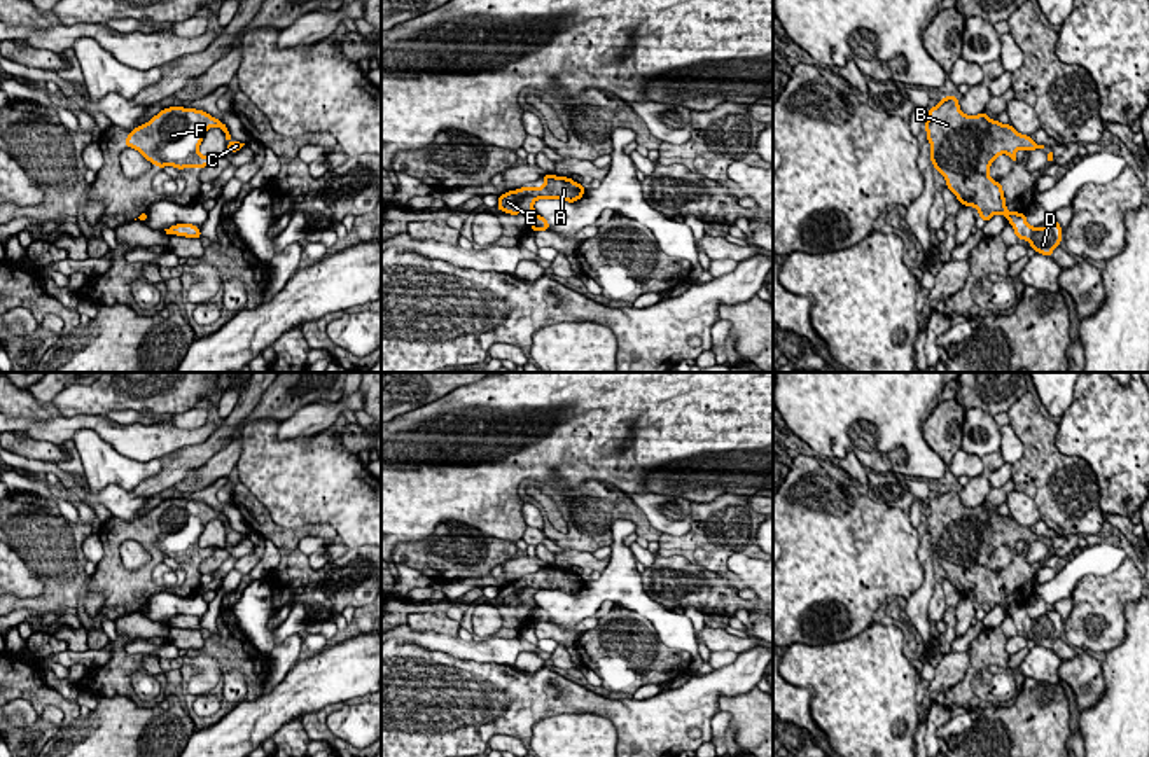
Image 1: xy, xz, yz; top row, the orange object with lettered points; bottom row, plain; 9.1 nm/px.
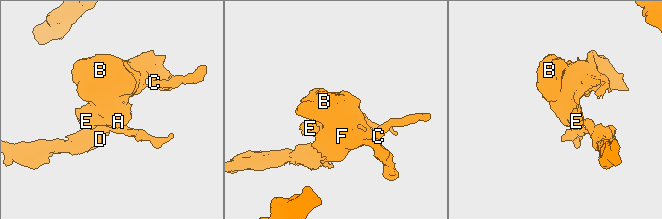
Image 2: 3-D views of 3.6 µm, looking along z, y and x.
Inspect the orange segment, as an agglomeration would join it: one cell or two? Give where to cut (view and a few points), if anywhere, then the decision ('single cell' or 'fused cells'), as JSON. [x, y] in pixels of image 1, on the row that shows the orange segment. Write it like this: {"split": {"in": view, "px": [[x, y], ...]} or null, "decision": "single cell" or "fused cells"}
{"split": {"in": "xy", "px": [[142, 214], [139, 219]]}, "decision": "fused cells"}

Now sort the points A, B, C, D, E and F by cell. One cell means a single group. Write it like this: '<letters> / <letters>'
A B C E F / D

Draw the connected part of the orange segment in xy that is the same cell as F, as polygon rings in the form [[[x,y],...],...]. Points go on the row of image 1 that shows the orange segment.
[[[184,107],[161,110],[149,122],[131,129],[124,145],[138,150],[157,168],[206,168],[217,156],[201,156],[199,145],[212,126],[224,131],[229,152],[238,152],[245,145],[233,142],[227,126],[219,119],[203,110]]]

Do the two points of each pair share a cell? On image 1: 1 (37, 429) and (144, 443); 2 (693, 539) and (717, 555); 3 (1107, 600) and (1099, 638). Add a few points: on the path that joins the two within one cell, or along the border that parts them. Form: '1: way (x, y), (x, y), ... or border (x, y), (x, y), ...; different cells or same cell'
1: way (63, 429), (72, 423), (98, 423), (118, 436); same cell
2: way (698, 539), (712, 549); same cell
3: way (1099, 609), (1099, 630); same cell

